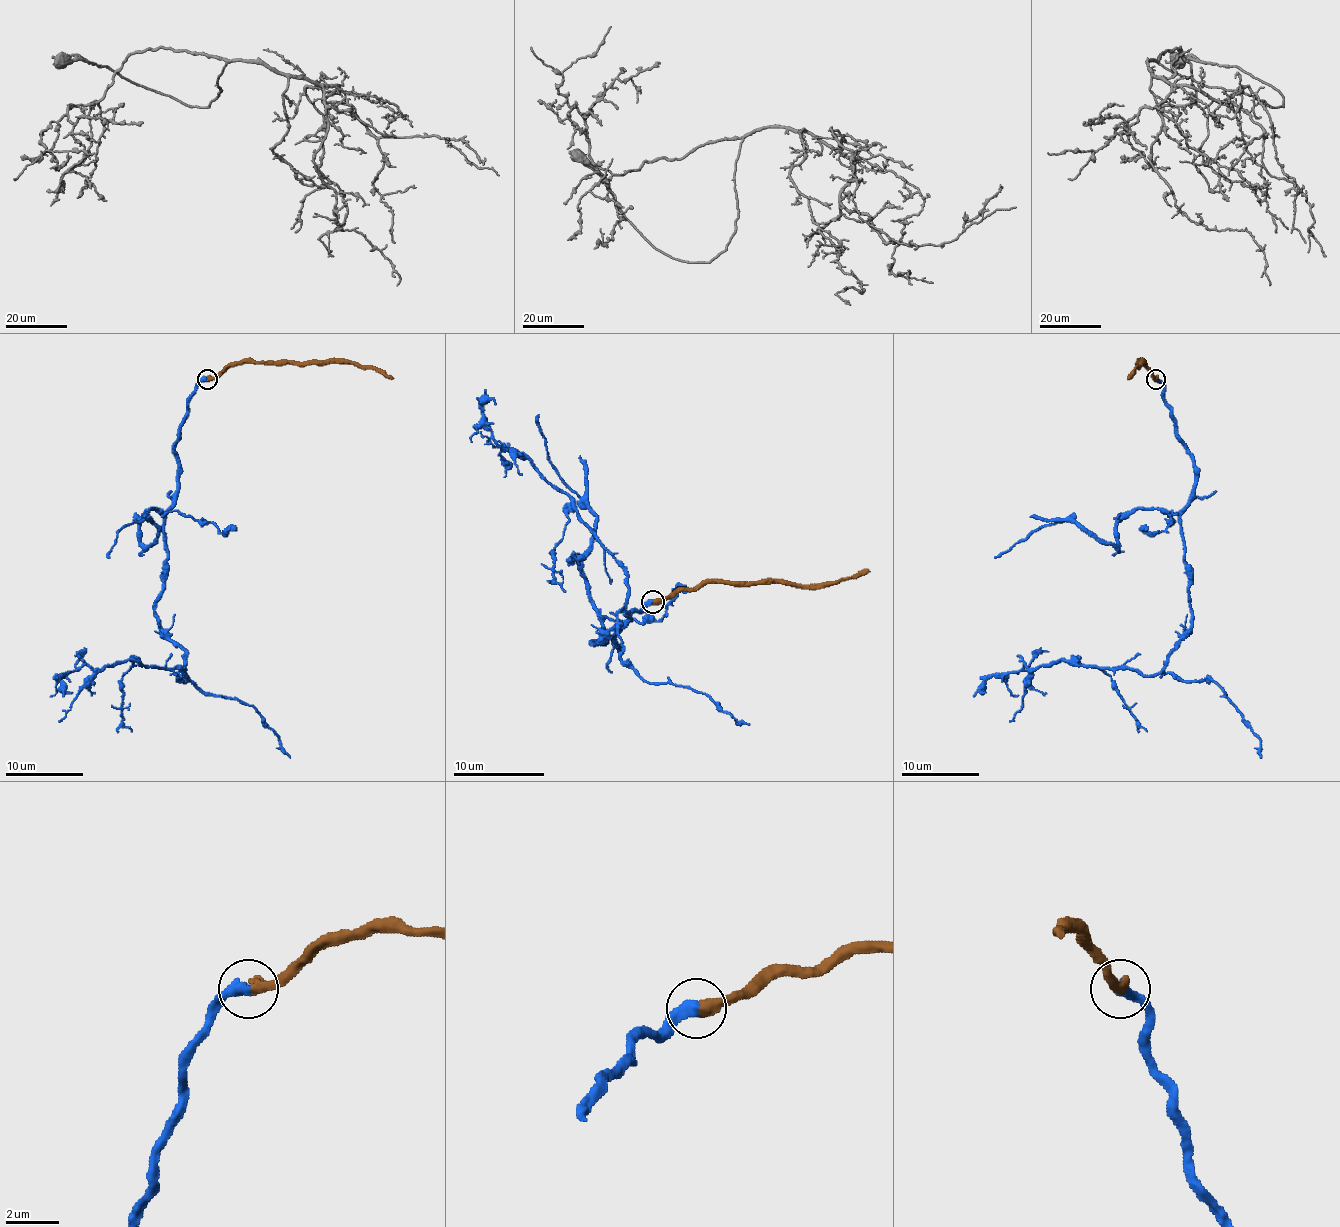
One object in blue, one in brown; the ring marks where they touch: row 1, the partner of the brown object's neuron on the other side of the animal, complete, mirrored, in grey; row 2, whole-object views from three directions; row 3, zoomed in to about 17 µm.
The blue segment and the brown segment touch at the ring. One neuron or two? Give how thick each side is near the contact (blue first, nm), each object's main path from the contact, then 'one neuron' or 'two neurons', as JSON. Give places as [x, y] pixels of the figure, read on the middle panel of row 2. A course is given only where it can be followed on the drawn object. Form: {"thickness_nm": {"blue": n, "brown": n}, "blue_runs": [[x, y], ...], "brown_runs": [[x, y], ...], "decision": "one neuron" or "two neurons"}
{"thickness_nm": {"blue": 440, "brown": 440}, "blue_runs": [[653, 602], [617, 648], [603, 630], [592, 643], [626, 618], [623, 566], [492, 434], [480, 405], [496, 405]], "brown_runs": [[653, 602], [671, 598], [680, 589], [703, 586], [708, 582], [828, 584], [858, 577], [869, 571]], "decision": "one neuron"}

